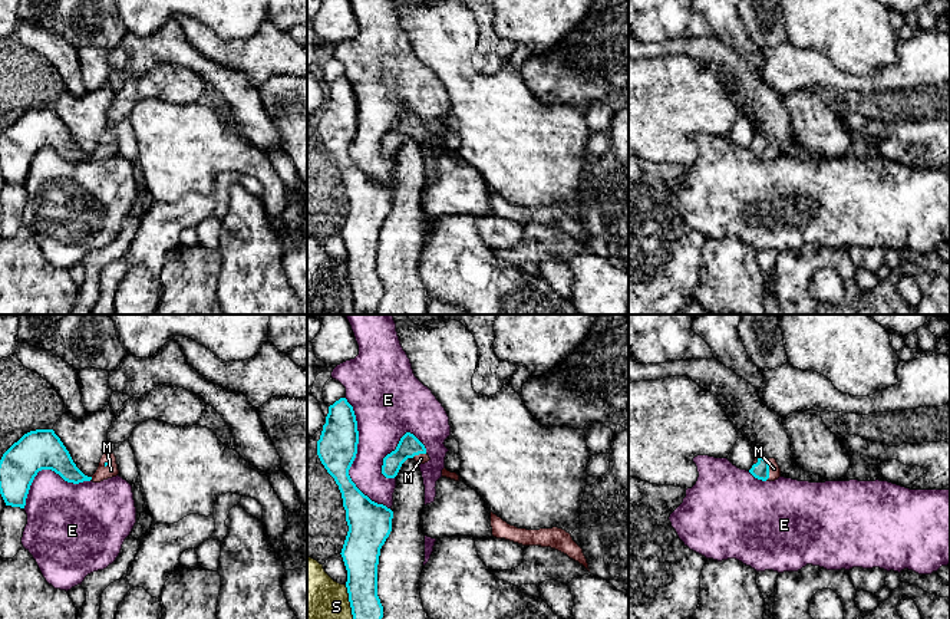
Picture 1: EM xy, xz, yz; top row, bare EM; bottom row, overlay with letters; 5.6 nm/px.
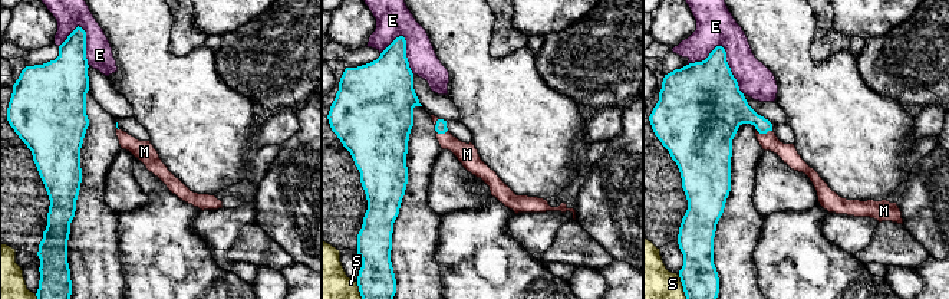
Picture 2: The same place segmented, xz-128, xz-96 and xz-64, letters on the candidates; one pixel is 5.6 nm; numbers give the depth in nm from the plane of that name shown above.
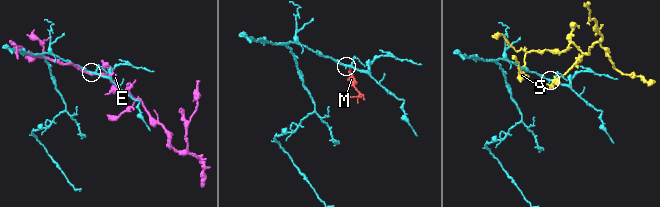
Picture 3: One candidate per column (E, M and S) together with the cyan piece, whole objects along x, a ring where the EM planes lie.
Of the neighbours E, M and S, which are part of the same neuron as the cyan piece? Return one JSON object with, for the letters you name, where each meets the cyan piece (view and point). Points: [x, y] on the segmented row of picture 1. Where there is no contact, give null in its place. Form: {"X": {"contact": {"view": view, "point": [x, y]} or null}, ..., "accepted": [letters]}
{"M": {"contact": {"view": "yz", "point": [768, 470]}}, "accepted": ["M"]}

